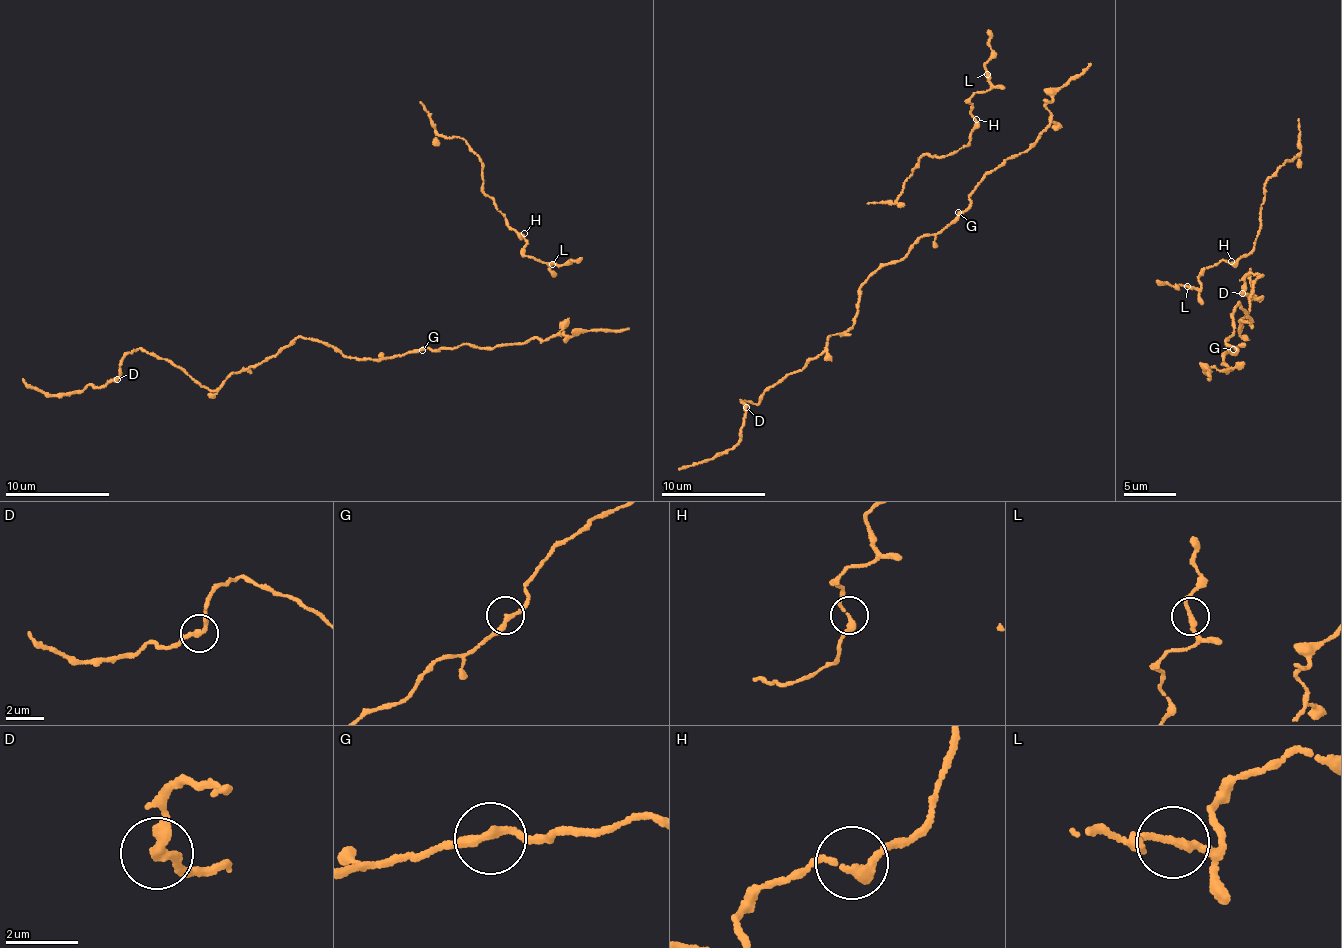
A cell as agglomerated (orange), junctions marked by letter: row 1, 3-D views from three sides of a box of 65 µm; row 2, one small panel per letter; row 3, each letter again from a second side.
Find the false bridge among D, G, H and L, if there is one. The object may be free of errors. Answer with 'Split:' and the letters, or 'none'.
Split: none

